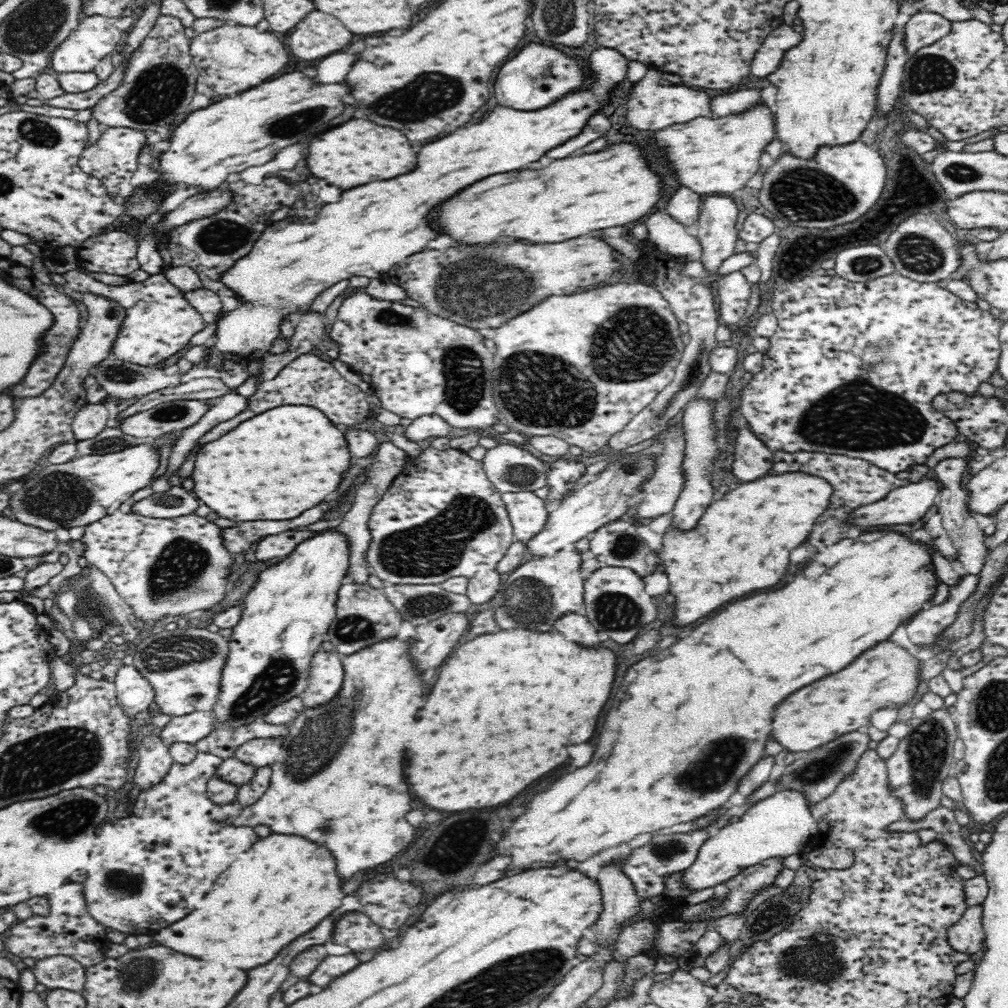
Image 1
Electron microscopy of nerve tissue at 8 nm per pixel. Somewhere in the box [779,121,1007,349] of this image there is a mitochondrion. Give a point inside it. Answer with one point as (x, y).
(919, 253)

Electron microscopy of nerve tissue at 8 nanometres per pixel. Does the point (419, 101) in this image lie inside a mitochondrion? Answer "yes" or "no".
yes

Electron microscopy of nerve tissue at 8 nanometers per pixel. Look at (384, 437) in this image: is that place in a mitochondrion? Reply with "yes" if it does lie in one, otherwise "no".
no

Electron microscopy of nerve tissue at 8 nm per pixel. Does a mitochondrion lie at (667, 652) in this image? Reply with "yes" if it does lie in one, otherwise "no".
no

